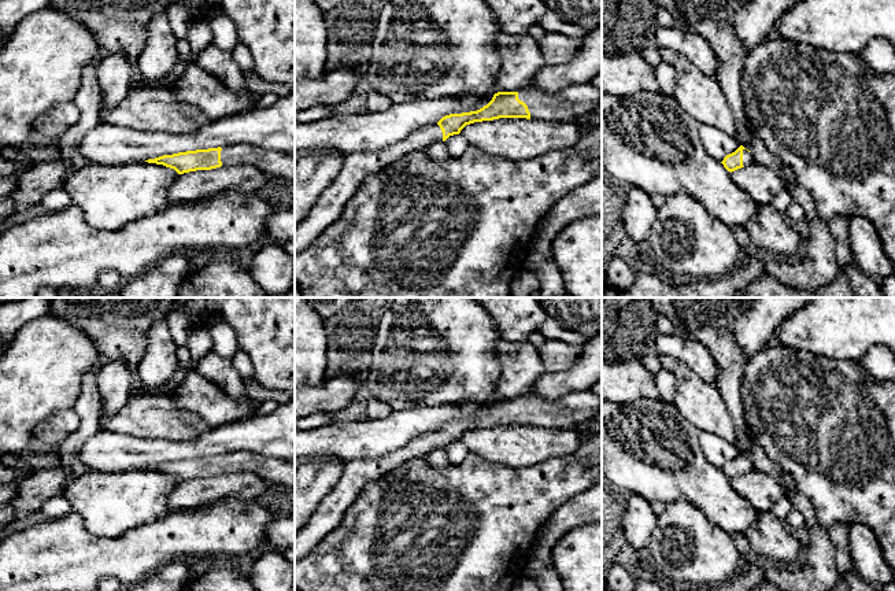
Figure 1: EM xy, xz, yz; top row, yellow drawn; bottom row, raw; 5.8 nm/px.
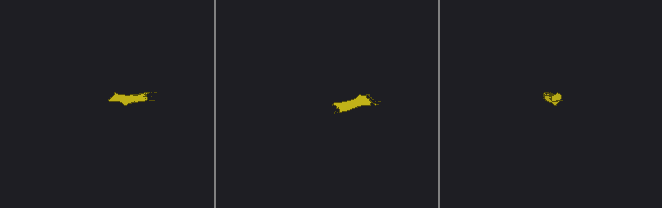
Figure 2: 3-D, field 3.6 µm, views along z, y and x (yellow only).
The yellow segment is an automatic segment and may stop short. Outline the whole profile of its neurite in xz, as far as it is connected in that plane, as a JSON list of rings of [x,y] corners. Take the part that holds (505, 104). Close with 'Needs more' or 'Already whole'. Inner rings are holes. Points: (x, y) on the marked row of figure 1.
[[[591,84],[572,85],[556,93],[541,89],[498,92],[477,111],[450,114],[437,123],[411,133],[403,141],[373,152],[352,152],[333,182],[322,192],[307,217],[295,226],[295,255],[304,250],[332,224],[362,181],[391,166],[396,159],[413,151],[425,151],[432,143],[459,134],[470,123],[499,118],[526,118],[555,122],[576,122],[602,107],[602,89]]]. Needs more

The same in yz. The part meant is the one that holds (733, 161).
[[[740,145],[735,152],[726,155],[721,162],[728,171],[735,171],[755,162],[752,155]]]. Needs more

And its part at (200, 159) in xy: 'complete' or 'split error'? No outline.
split error

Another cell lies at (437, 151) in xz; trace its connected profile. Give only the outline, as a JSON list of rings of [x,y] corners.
[[[443,140],[432,143],[425,151],[433,160],[443,160],[448,158],[447,144]]]

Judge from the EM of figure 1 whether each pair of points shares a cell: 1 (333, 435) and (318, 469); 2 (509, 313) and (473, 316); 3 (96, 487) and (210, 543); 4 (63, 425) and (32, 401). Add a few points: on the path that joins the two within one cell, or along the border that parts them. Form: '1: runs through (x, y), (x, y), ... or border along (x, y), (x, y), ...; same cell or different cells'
1: border along (309, 457), (332, 457), (339, 458), (344, 464); different cells
2: border along (488, 311), (500, 338); different cells
3: border along (167, 509), (154, 520), (128, 529); different cells
4: border along (71, 407), (44, 417), (36, 425), (34, 442); different cells

